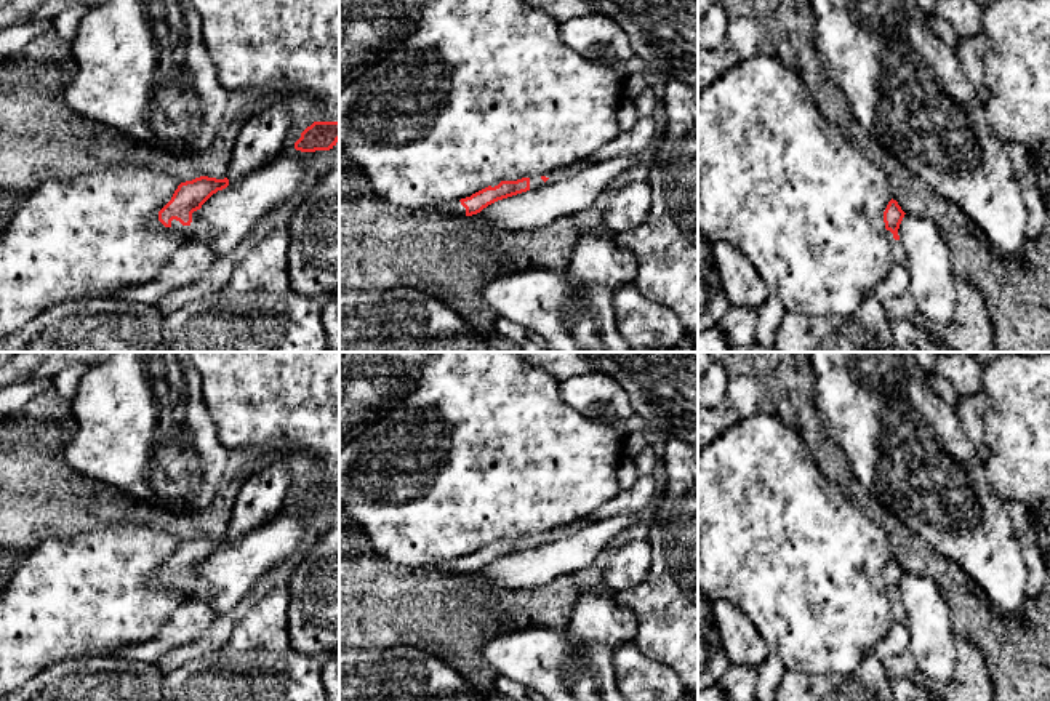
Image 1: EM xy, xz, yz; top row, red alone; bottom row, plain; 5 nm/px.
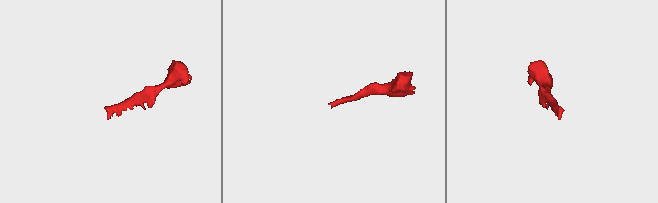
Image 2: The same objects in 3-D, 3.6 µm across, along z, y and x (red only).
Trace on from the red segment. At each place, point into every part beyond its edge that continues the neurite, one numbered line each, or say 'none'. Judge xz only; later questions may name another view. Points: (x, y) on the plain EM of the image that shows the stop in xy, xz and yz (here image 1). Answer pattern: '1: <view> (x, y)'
1: xz (453, 567)

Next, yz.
1: yz (898, 612)

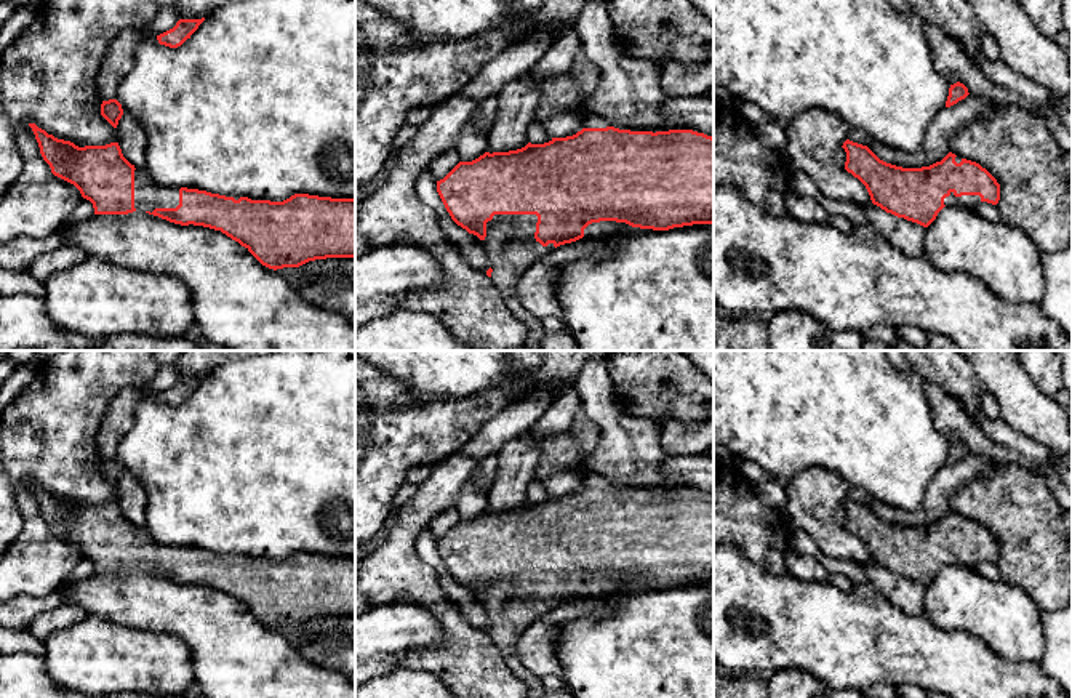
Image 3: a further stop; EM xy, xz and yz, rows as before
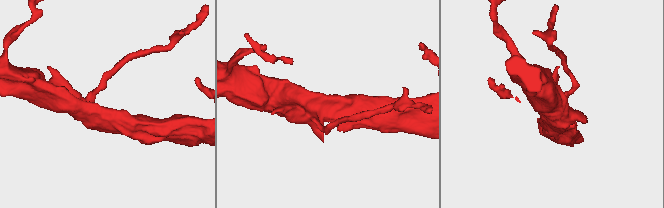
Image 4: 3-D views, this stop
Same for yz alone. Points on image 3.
1: yz (970, 561)

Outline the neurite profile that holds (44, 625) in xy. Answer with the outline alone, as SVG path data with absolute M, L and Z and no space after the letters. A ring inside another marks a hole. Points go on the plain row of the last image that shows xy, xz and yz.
M62 602L56 608L37 615L27 631L38 640L45 640L53 632L85 620L88 613L75 604Z

